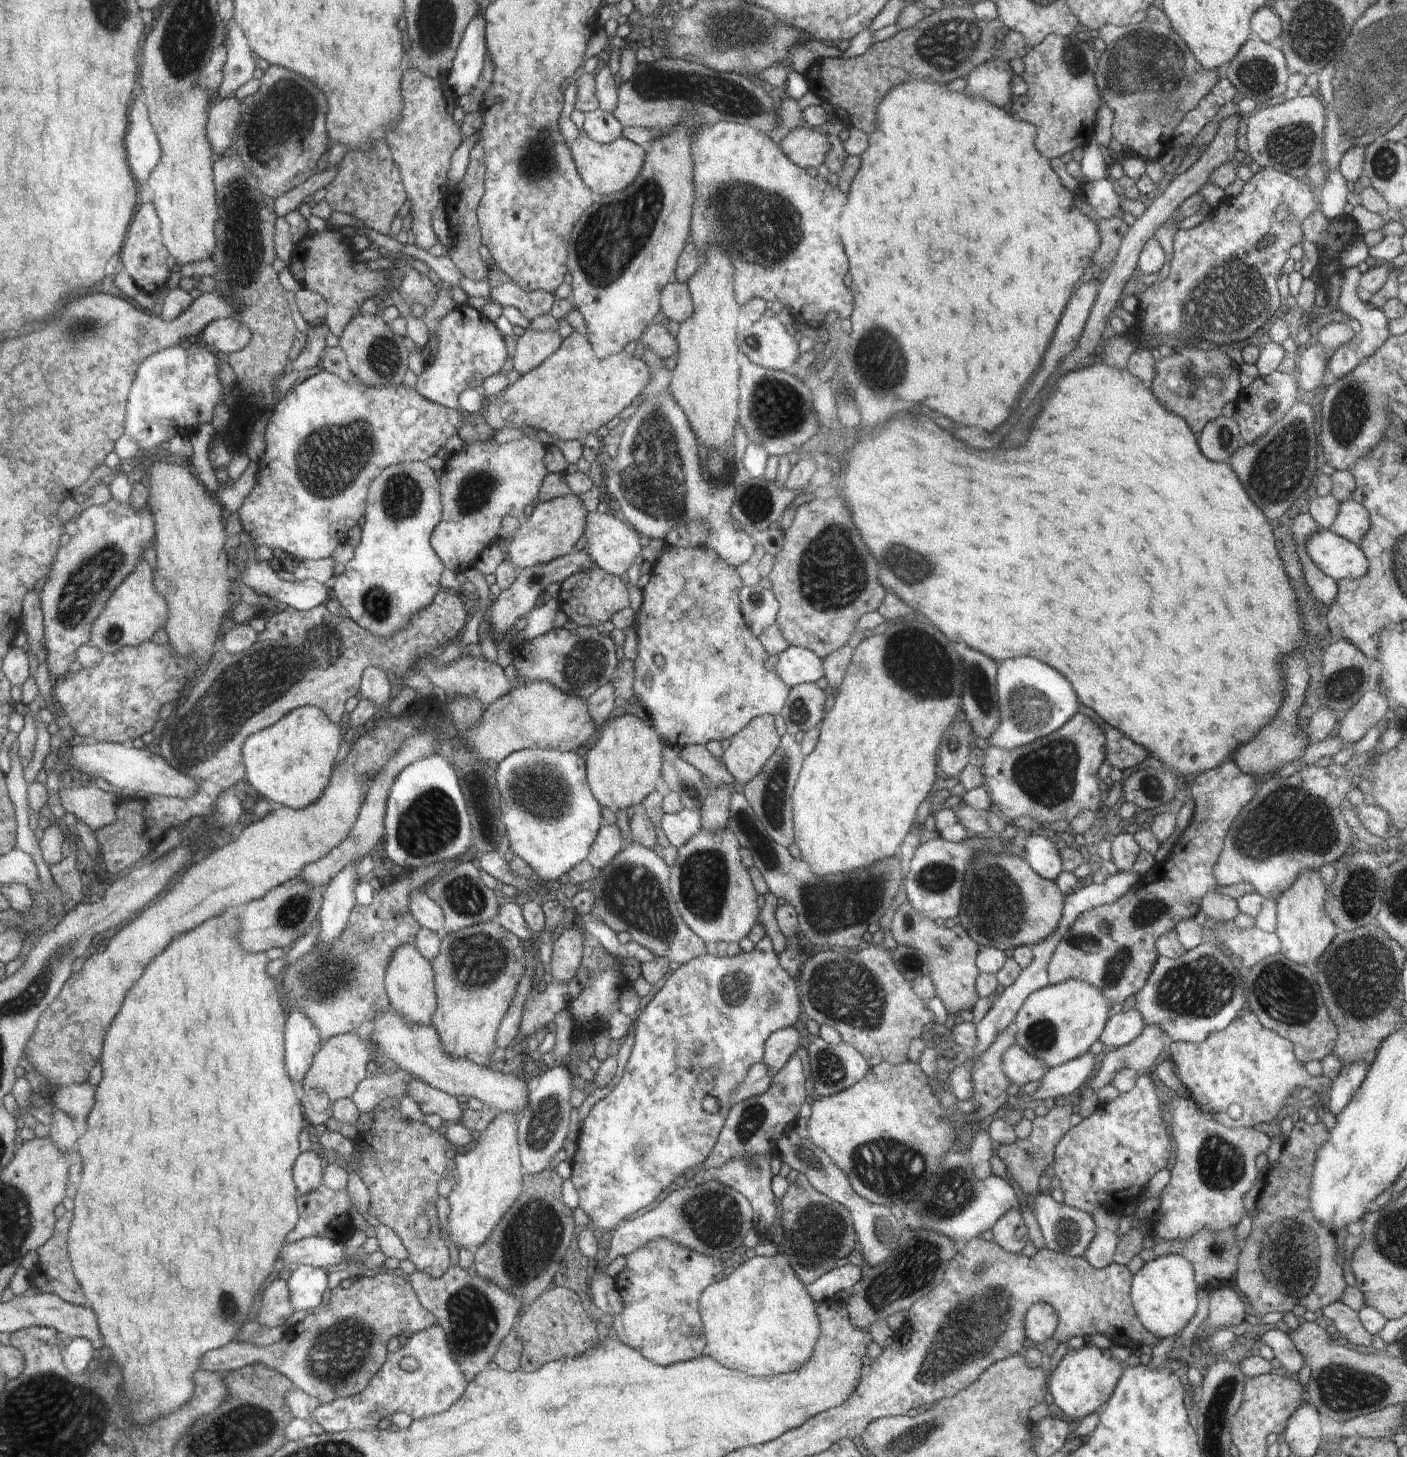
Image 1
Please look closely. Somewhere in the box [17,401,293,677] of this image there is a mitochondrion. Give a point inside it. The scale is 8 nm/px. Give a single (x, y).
(84, 584)

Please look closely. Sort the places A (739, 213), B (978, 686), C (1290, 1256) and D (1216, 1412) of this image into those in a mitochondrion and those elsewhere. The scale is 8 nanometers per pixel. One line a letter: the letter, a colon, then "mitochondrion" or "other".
A: mitochondrion
B: mitochondrion
C: mitochondrion
D: mitochondrion

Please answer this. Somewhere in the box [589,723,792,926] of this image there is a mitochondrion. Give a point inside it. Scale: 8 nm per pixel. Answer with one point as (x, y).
(765, 855)

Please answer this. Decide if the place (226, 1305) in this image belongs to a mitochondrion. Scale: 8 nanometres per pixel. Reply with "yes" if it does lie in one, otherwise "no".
yes

